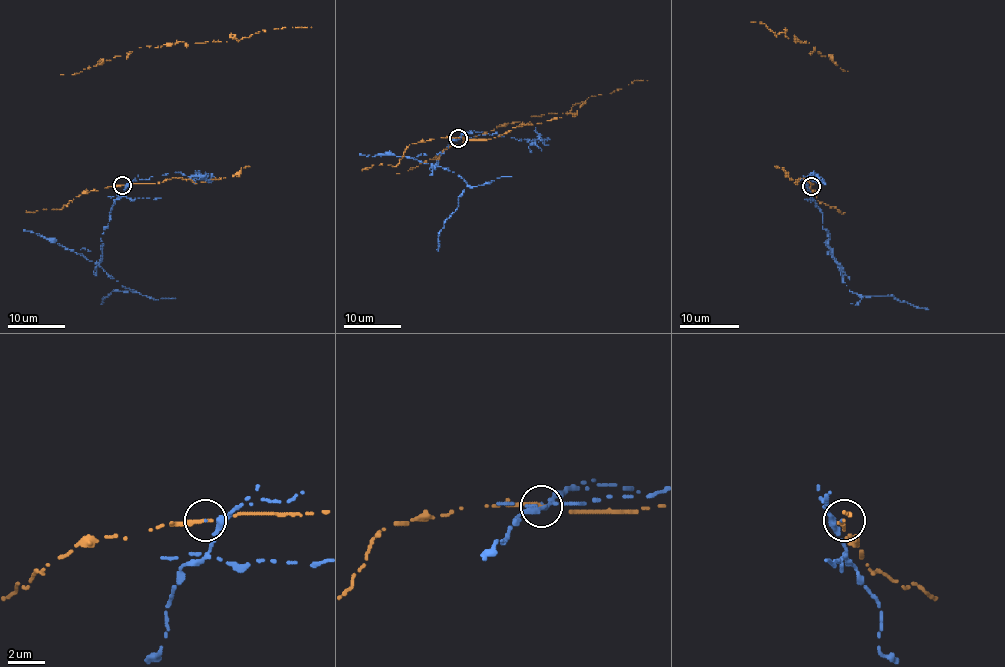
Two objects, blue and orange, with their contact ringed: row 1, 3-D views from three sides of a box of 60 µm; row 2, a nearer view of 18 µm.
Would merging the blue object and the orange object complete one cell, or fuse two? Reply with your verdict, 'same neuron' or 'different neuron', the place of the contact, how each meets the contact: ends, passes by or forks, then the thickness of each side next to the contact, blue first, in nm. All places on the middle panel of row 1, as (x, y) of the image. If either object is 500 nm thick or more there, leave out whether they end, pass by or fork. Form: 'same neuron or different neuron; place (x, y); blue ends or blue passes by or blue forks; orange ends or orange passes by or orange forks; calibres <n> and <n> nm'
different neuron; place (458, 138); blue passes by; orange passes by; calibres 120 and 170 nm

